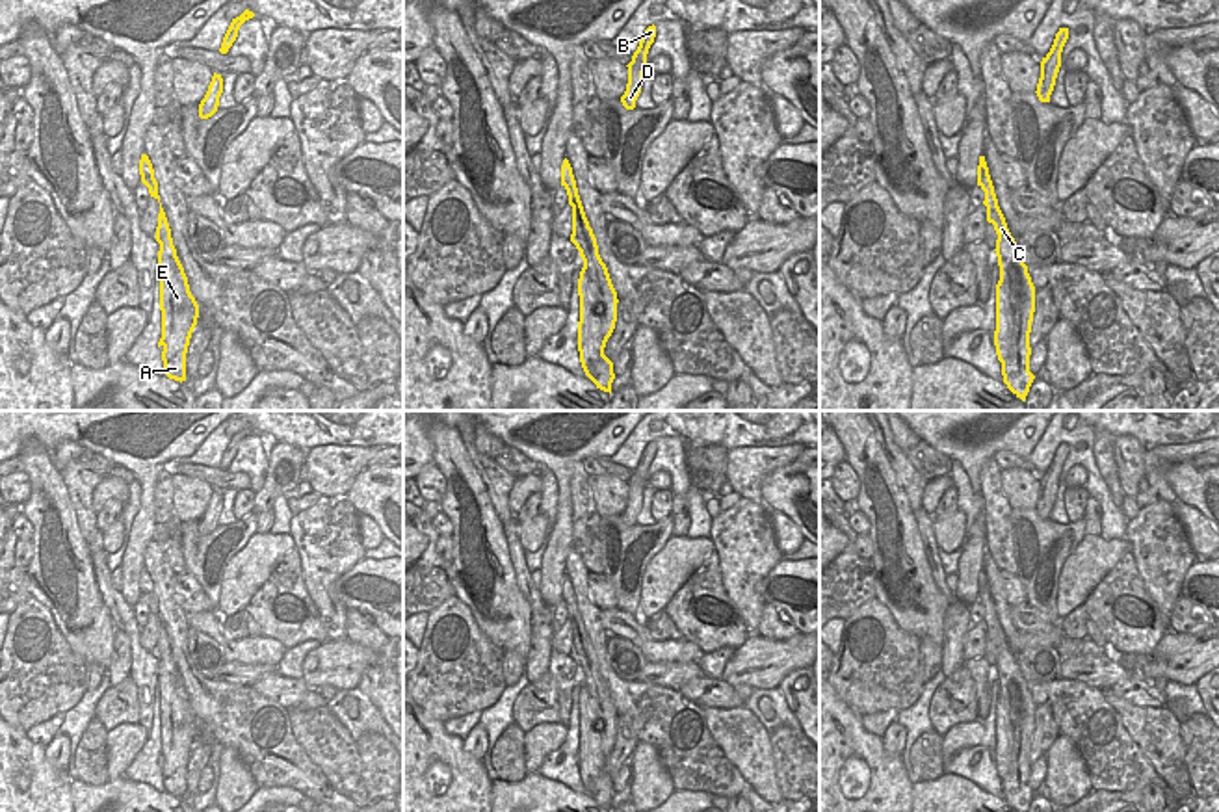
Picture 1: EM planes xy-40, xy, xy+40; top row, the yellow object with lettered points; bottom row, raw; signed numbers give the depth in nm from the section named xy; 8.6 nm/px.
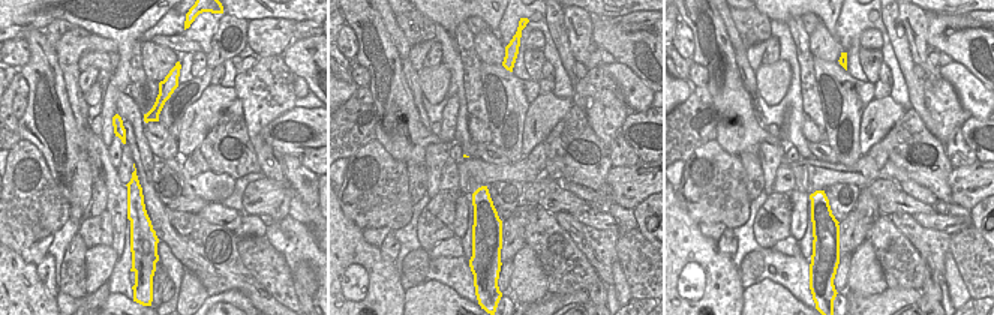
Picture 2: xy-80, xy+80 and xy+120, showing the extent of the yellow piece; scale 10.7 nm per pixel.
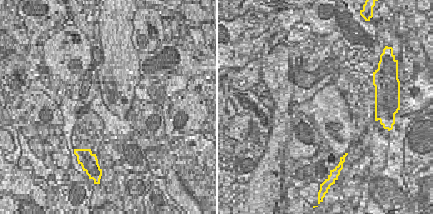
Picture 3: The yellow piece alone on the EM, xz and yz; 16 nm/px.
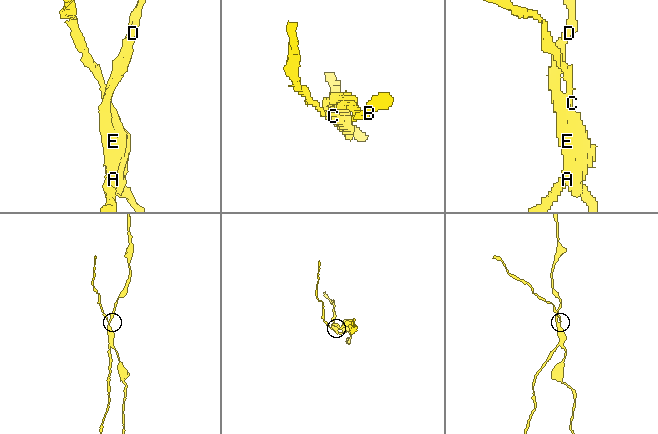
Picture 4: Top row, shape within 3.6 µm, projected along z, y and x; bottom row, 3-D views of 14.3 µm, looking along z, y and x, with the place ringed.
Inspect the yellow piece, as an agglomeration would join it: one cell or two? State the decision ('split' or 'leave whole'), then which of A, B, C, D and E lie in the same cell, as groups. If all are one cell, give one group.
split | A B D E / C

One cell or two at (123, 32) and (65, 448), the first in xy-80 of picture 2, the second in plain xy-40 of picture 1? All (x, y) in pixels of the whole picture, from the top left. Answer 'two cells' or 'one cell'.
two cells

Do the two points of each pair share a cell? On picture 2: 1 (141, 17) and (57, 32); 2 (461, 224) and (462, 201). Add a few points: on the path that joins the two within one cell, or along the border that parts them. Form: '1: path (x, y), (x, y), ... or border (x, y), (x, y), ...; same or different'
1: border (71, 23), (53, 20), (44, 29); different
2: path (461, 218), (462, 207); same

